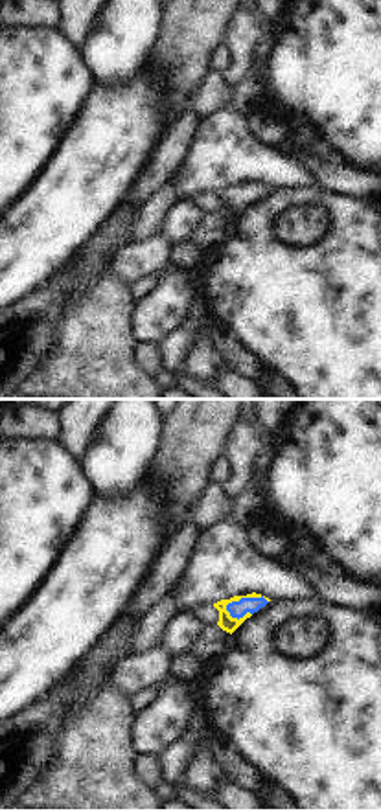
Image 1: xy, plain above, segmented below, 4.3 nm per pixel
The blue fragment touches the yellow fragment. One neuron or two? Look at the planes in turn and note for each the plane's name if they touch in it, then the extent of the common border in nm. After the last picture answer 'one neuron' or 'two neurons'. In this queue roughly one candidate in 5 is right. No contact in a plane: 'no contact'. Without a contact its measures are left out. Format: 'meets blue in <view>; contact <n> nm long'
meets blue in xy; contact 200 nm long

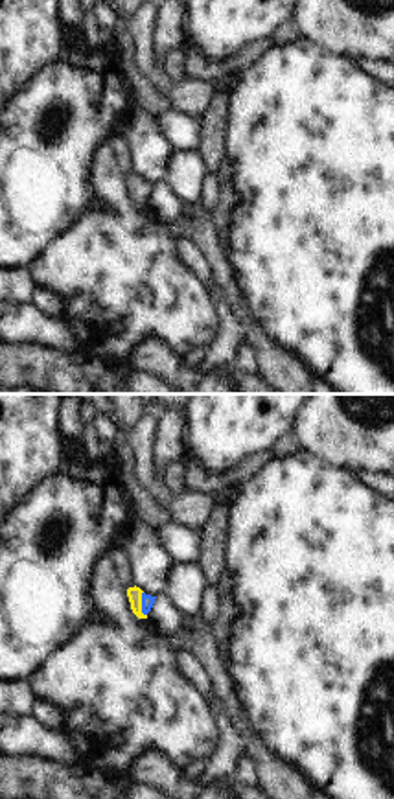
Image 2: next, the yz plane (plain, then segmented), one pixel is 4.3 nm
meets blue in yz; contact 110 nm long

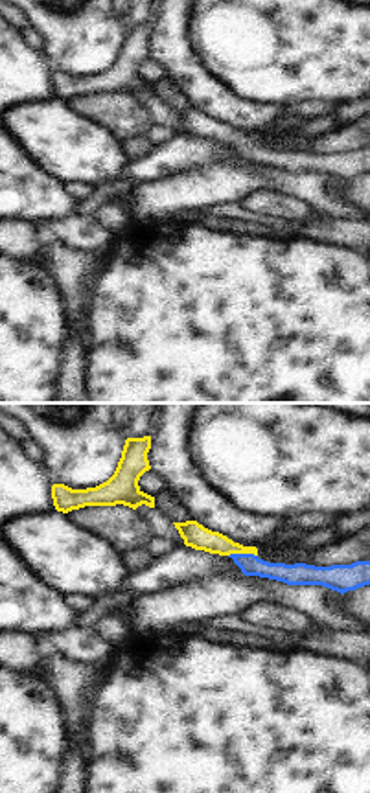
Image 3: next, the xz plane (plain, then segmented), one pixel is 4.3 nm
meets blue in xz; contact 130 nm long

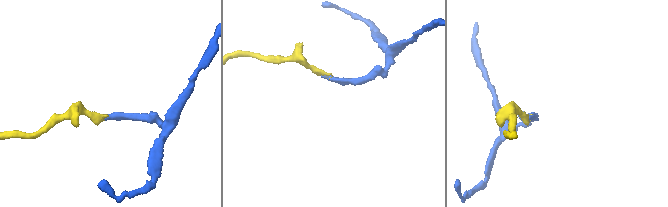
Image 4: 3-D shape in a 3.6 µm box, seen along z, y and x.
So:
one neuron

